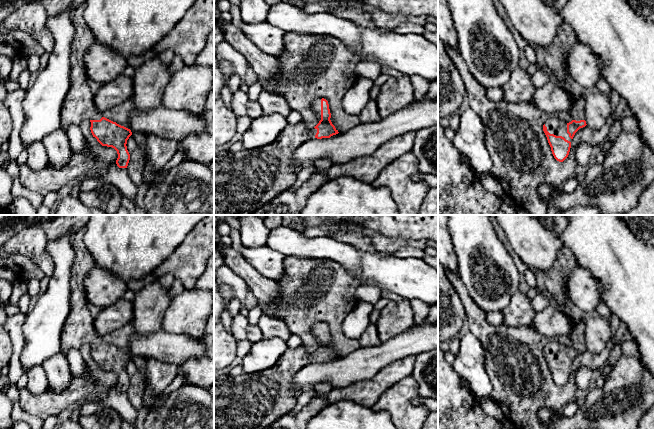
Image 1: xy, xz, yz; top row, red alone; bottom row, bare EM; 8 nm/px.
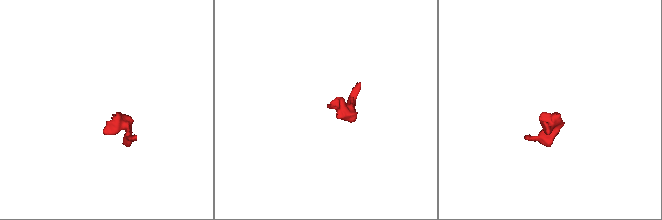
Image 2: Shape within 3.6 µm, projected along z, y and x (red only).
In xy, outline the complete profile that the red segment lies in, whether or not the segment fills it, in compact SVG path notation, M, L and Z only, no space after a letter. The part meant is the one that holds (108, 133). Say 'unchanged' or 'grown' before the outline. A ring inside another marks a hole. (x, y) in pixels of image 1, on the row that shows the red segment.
grown; M81 4L71 17L76 28L76 35L71 47L71 86L62 104L61 128L67 130L70 124L80 126L84 120L91 122L91 133L102 146L112 147L117 151L116 164L119 168L127 168L130 154L127 150L127 140L132 135L130 129L105 118L94 104L94 95L89 88L82 58L89 47L96 43L92 31L87 27Z

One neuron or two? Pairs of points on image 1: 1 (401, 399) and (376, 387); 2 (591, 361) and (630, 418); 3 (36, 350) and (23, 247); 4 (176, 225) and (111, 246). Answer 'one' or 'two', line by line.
1: two
2: two
3: two
4: one

